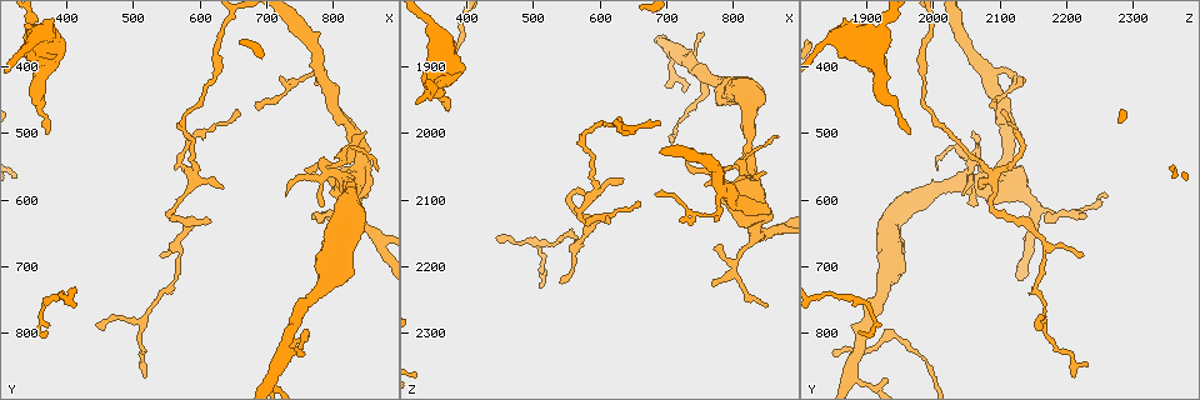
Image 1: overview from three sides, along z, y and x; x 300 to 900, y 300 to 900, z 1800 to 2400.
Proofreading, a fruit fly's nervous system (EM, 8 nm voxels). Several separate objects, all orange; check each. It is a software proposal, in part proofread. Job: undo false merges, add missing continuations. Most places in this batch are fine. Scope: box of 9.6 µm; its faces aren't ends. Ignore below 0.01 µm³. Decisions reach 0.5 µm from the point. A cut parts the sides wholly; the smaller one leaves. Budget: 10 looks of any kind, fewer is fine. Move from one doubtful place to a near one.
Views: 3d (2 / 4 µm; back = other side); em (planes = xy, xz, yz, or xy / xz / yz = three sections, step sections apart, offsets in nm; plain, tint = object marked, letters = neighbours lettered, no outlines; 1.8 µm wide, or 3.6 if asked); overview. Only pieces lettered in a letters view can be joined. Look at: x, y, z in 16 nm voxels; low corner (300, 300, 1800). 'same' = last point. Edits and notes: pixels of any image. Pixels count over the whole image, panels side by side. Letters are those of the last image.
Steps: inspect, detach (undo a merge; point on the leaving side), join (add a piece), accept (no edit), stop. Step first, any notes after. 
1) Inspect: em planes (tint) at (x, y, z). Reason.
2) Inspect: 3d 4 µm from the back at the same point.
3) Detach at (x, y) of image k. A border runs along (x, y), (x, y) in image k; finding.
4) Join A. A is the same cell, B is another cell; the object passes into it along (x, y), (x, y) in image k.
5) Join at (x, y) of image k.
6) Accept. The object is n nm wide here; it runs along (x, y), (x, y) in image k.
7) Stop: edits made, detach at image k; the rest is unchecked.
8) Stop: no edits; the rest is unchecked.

Inspect: em yz step 4 (tint) at (780, 550, 2065). Abrupt turn.

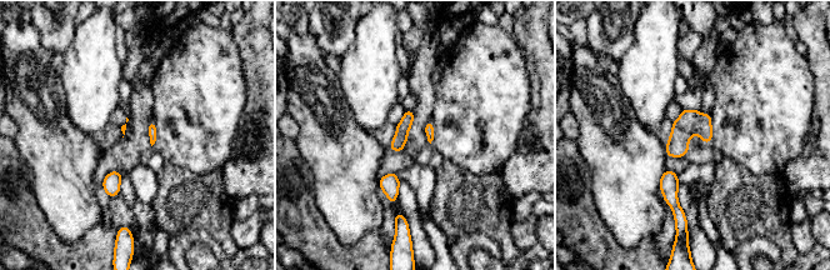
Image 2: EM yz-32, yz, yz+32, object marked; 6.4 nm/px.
Inspect: em planes (tint) at the same point. Cut it another way.

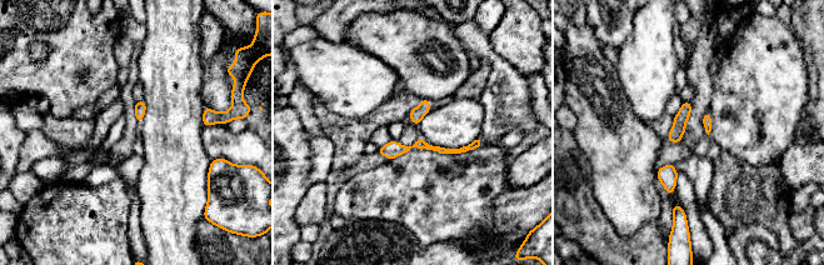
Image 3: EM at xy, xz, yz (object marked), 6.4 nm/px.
Inspect: em planes (letters) at the same point. See the neighbours.

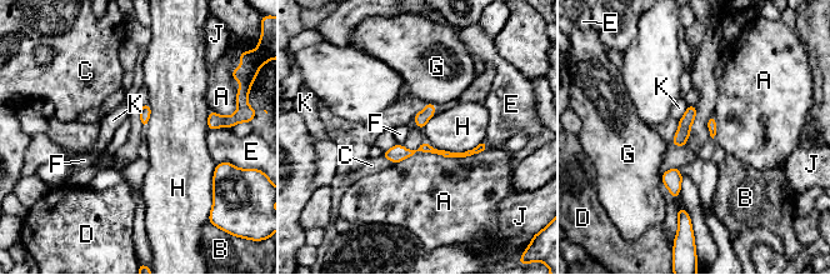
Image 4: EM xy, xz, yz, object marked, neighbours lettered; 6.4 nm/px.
Join at (245, 153) of image 4. E is the same cell, A, B, C, D, F, G, H, J and K are other cells; it goes on there.

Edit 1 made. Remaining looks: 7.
Inspect: 3d 2 µm at (720, 415, 2135). Branch stops here.

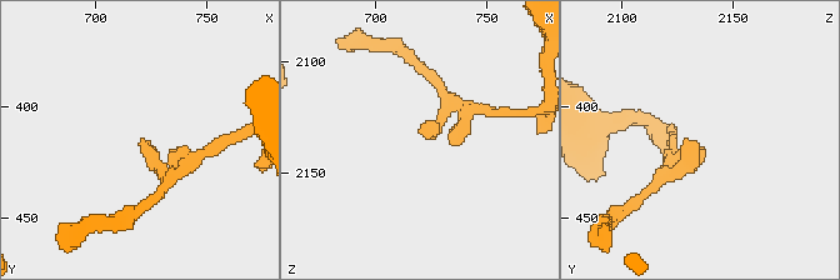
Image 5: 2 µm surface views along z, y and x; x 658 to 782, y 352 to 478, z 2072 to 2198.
Inspect: em planes (letters) at (721, 415, 2135).

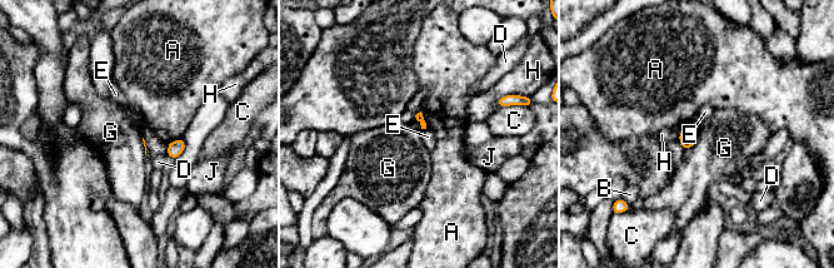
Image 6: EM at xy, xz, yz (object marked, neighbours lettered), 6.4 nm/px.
Accept. A, B, C, D, E, G, H and J are other cells; a border runs along (697, 134), (697, 140), (684, 152) in image 6; no lettered piece goes on from it.

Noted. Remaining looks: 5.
Inspect: em planes (letters) at (630, 580, 2070). Thin end.

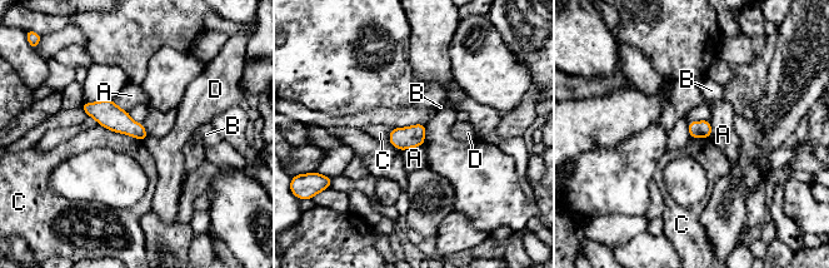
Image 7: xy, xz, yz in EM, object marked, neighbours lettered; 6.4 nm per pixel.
Accept. A, B, C and D are other cells; a border runs along (98, 123), (143, 142) in image 7; none of them fits.

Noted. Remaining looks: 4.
Inspect: em planes (letters) at (375, 495, 1965).

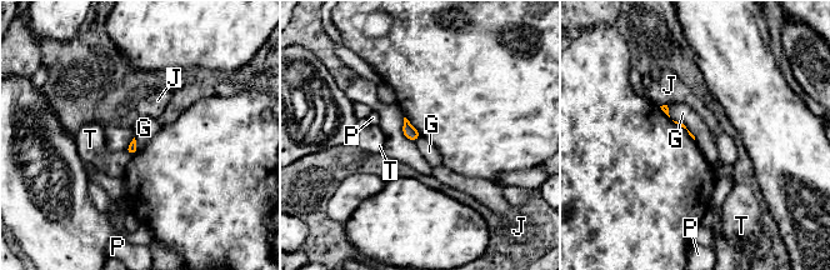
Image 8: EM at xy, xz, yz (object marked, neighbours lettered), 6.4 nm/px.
Accept. G, J, P and T are other cells; no lettered piece goes on from it.

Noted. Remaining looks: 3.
Stop: edits made, join at image 4; the rest is unchecked.

